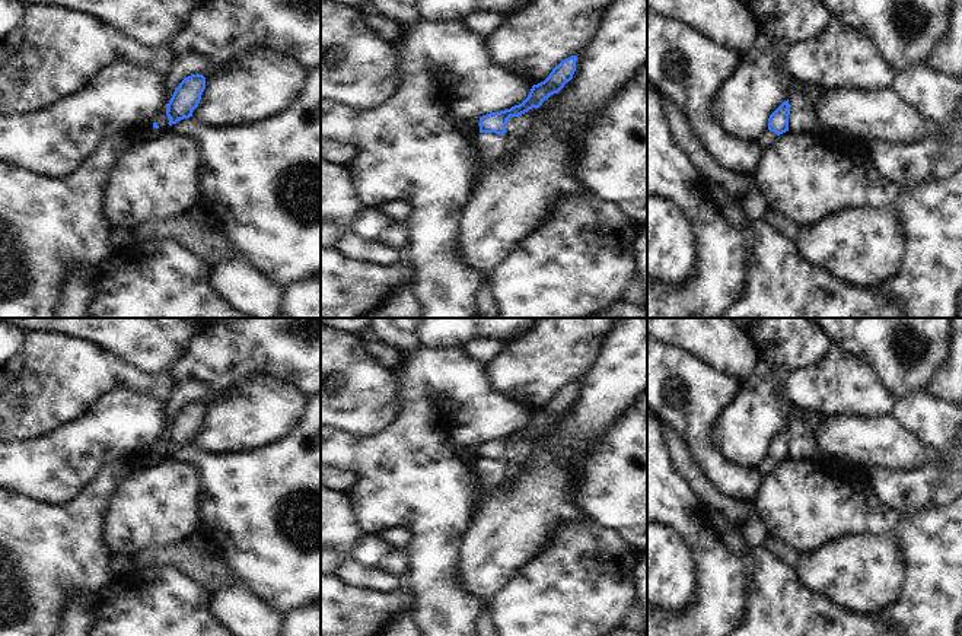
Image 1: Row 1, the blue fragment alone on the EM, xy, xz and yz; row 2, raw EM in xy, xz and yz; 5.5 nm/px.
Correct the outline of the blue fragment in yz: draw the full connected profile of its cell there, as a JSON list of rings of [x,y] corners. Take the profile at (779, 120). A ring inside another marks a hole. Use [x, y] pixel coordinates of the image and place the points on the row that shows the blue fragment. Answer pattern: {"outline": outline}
{"outline": [[[789,99],[784,101],[768,118],[768,130],[774,131],[777,136],[789,131]]]}

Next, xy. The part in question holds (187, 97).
{"outline": [[[197,73],[185,77],[166,104],[168,124],[176,124],[184,118],[192,117],[192,111],[198,106],[204,89],[206,77],[203,74]]]}

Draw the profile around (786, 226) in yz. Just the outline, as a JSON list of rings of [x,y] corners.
[[[768,210],[765,222],[784,238],[796,242],[800,226],[793,219],[777,210]]]

